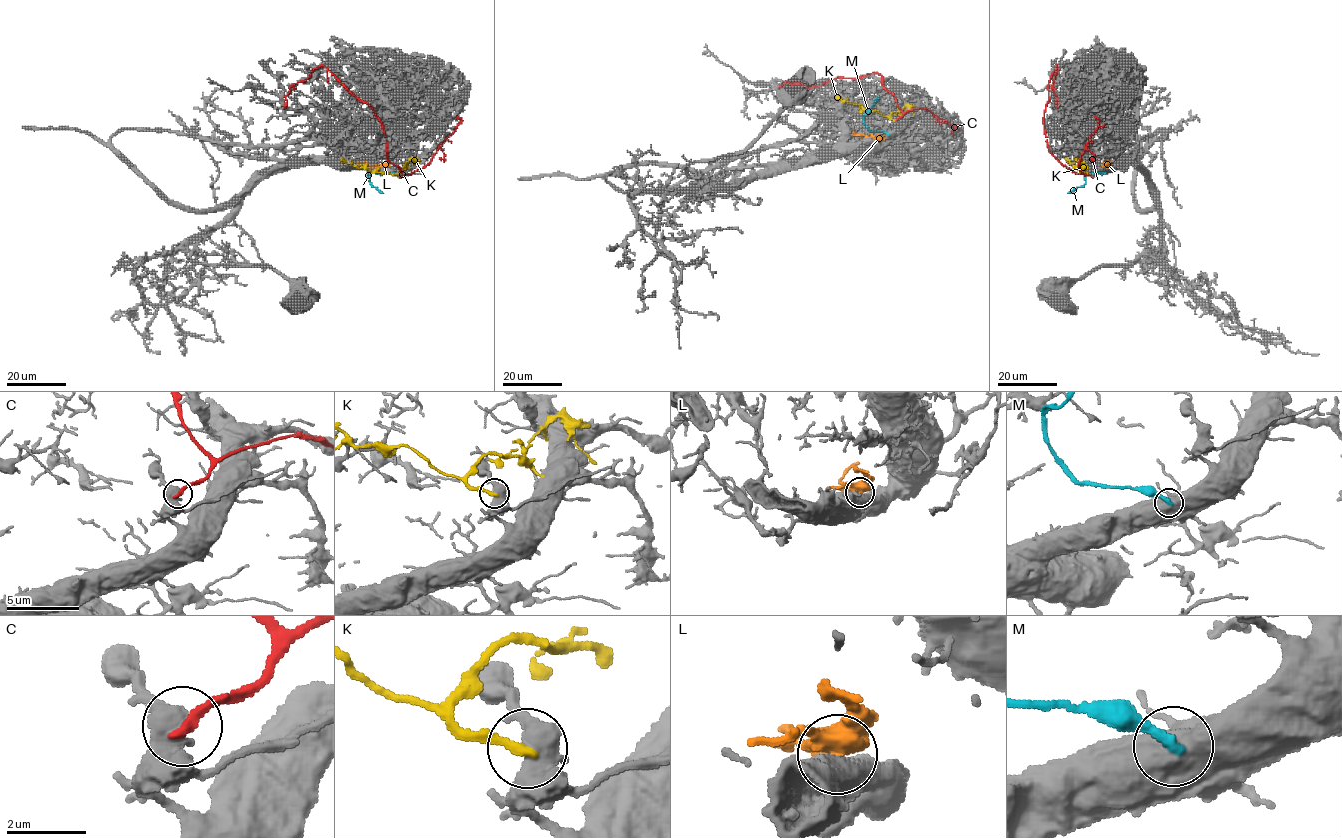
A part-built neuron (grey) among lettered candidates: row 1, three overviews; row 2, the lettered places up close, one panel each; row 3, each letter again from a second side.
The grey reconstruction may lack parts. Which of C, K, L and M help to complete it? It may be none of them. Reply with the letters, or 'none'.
none

